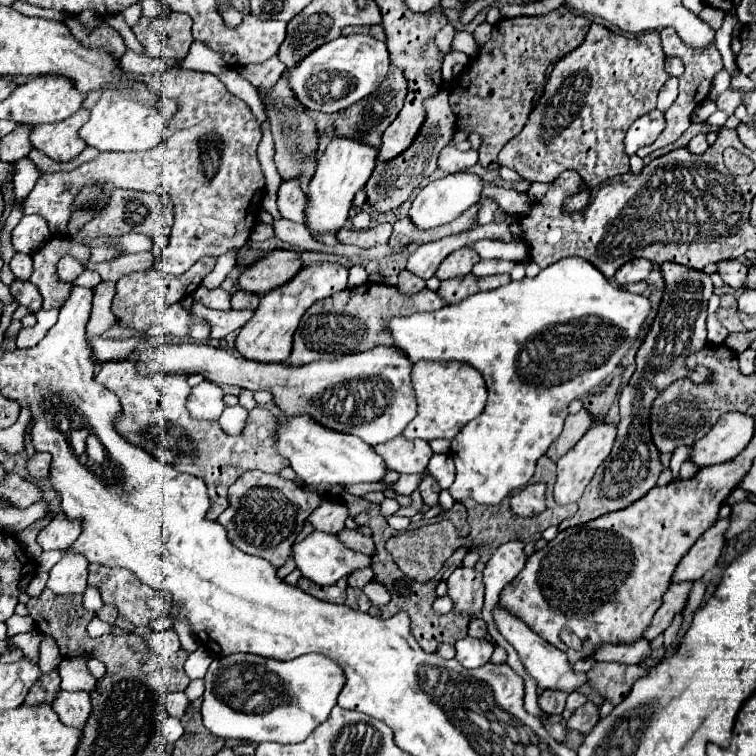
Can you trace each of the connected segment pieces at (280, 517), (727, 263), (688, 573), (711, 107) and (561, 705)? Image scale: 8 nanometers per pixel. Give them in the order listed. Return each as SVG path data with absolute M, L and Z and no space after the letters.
M245 472L229 488L229 508L217 518L217 522L227 530L227 536L233 546L245 554L255 554L269 560L275 568L281 568L289 554L291 546L297 540L307 516L321 504L321 496L315 492L303 490L305 484L299 480L283 480L279 474L263 472Z
M719 260L717 272L721 274L723 282L731 288L743 288L743 282L747 278L747 266L737 260Z
M717 520L707 532L701 534L701 538L691 546L691 550L681 558L673 572L673 584L679 582L693 582L701 578L707 570L711 570L721 554L723 548L723 534L729 526L729 520Z
M703 102L701 106L697 106L695 108L695 112L691 114L691 124L703 124L713 112L717 110L717 106L715 106L715 102Z
M545 690L541 696L539 696L539 706L543 712L547 714L561 714L565 710L565 700L567 700L567 694L565 692L559 692L559 690Z

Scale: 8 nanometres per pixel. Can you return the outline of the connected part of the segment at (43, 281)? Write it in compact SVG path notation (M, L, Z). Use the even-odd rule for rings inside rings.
M59 236L49 240L41 250L33 254L33 274L29 278L31 284L35 284L43 296L43 308L57 308L71 292L71 284L59 282L57 276L57 262L61 256L71 254L81 262L89 260L89 248L71 242L69 236Z

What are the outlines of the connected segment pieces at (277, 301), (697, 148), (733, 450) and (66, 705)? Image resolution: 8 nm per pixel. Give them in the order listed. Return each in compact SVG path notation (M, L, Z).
M329 262L305 266L289 284L283 284L281 288L261 296L261 304L257 306L253 318L249 320L249 324L245 324L245 328L241 328L241 332L235 340L235 350L245 360L257 360L263 364L285 362L291 354L293 334L295 334L305 310L313 302L323 300L345 288L347 288L347 268L345 266L329 264Z
M697 134L691 142L689 142L689 152L693 152L693 154L703 154L707 148L709 148L709 144L707 144L707 140L705 140L705 134Z
M727 412L721 420L691 446L689 462L697 468L729 462L739 456L753 438L755 422L741 412Z
M61 692L61 696L57 698L57 704L53 704L53 710L63 724L83 730L91 712L89 694L87 692Z

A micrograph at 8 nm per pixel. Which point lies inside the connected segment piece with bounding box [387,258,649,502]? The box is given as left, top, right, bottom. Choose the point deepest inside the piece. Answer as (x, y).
(540, 343)

